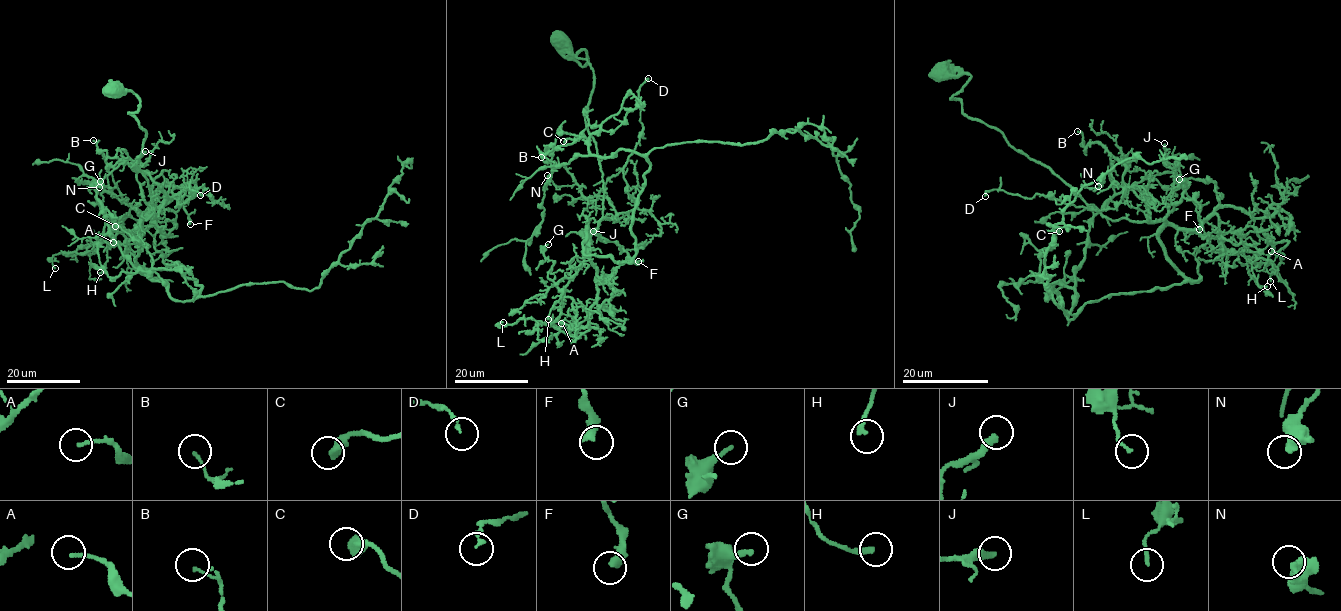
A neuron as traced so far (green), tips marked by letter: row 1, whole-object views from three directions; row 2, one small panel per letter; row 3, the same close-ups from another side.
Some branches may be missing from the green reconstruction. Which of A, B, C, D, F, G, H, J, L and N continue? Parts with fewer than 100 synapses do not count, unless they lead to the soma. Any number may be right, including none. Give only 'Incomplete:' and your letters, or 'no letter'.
Incomplete: no letter

